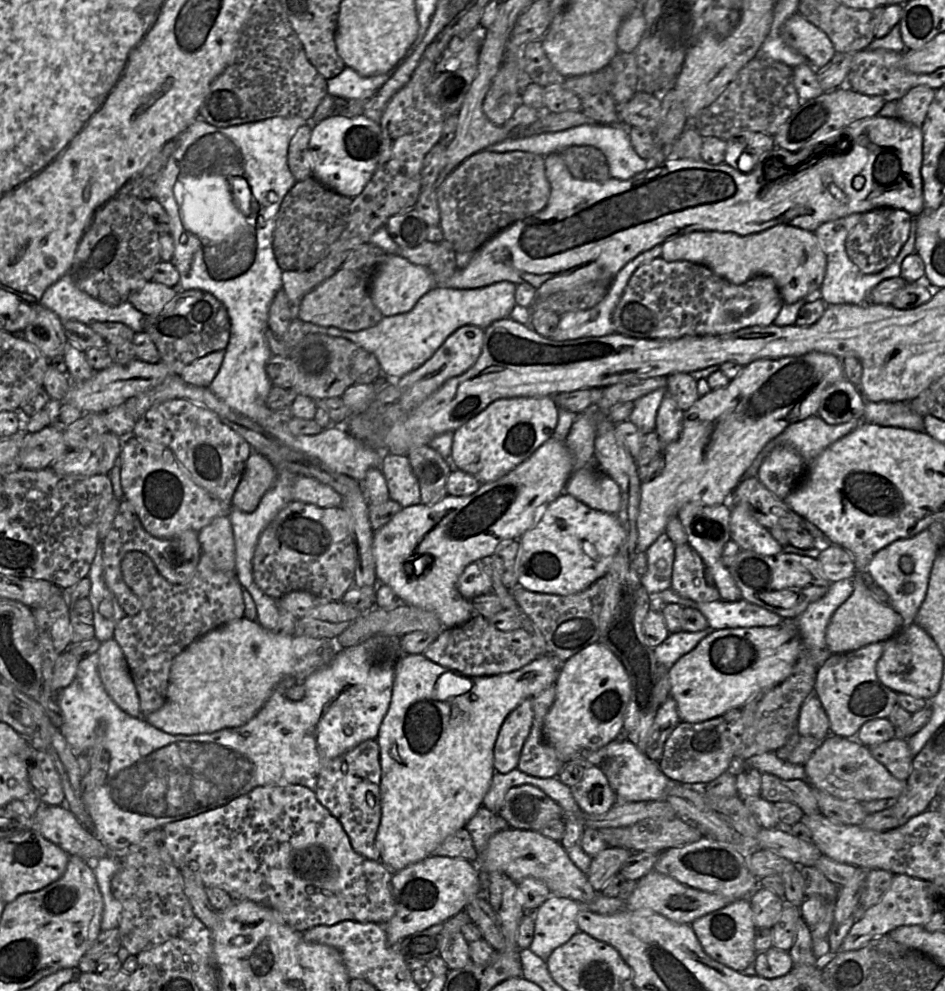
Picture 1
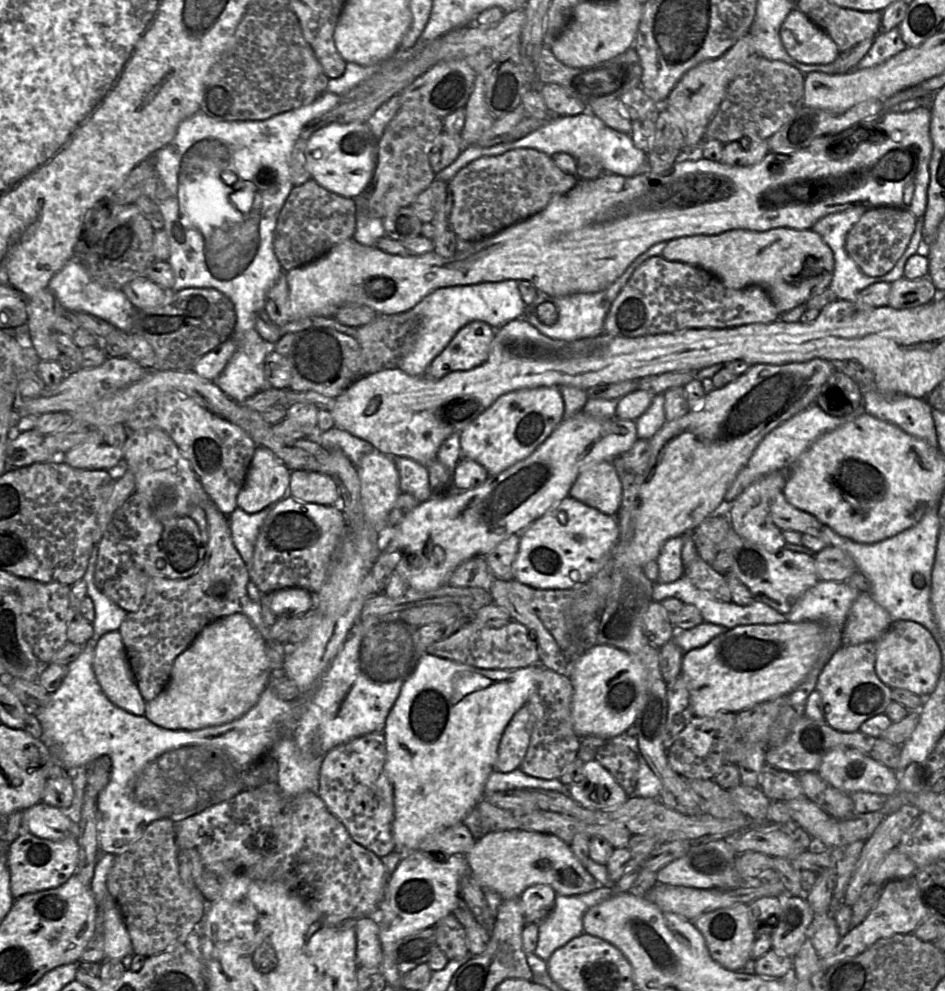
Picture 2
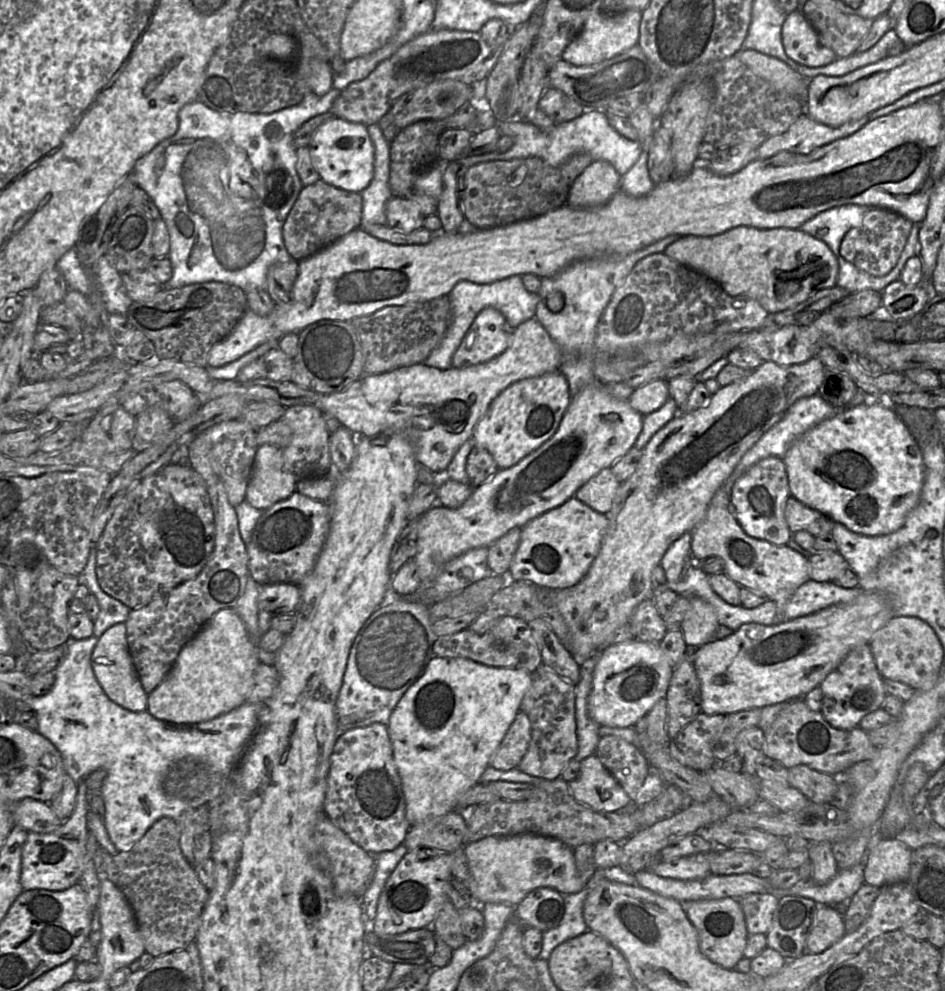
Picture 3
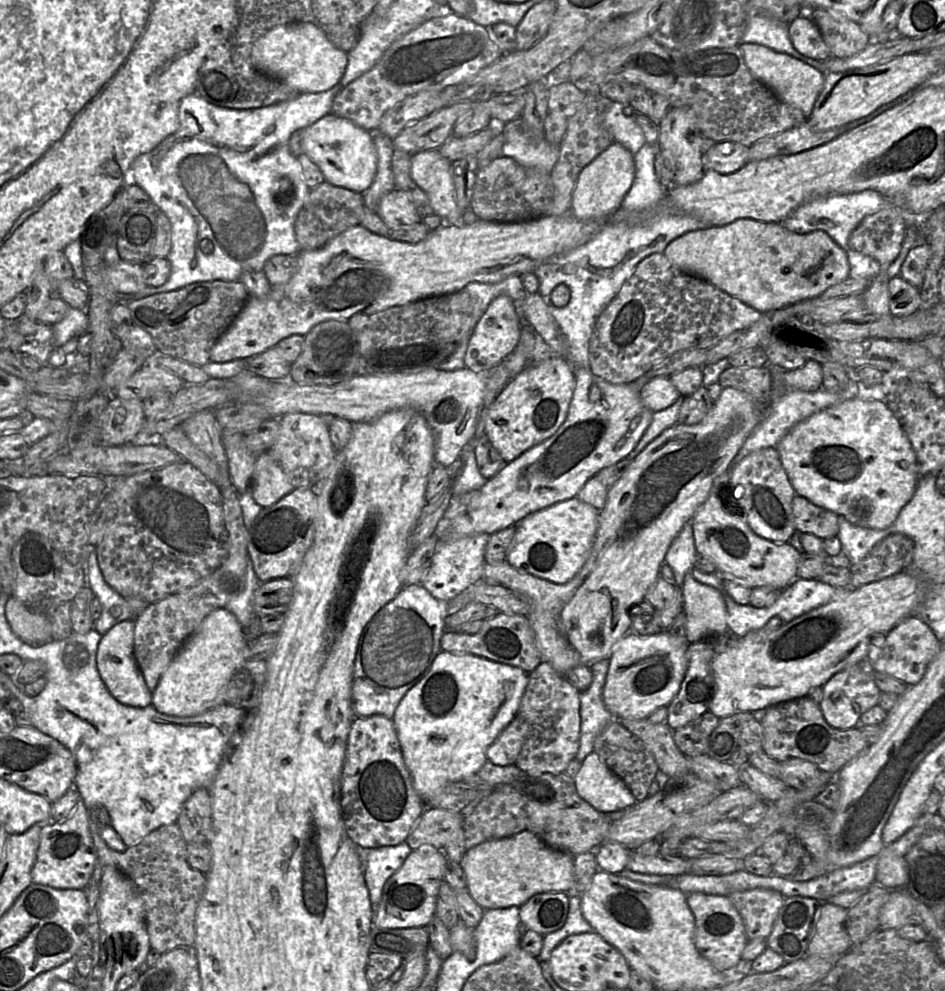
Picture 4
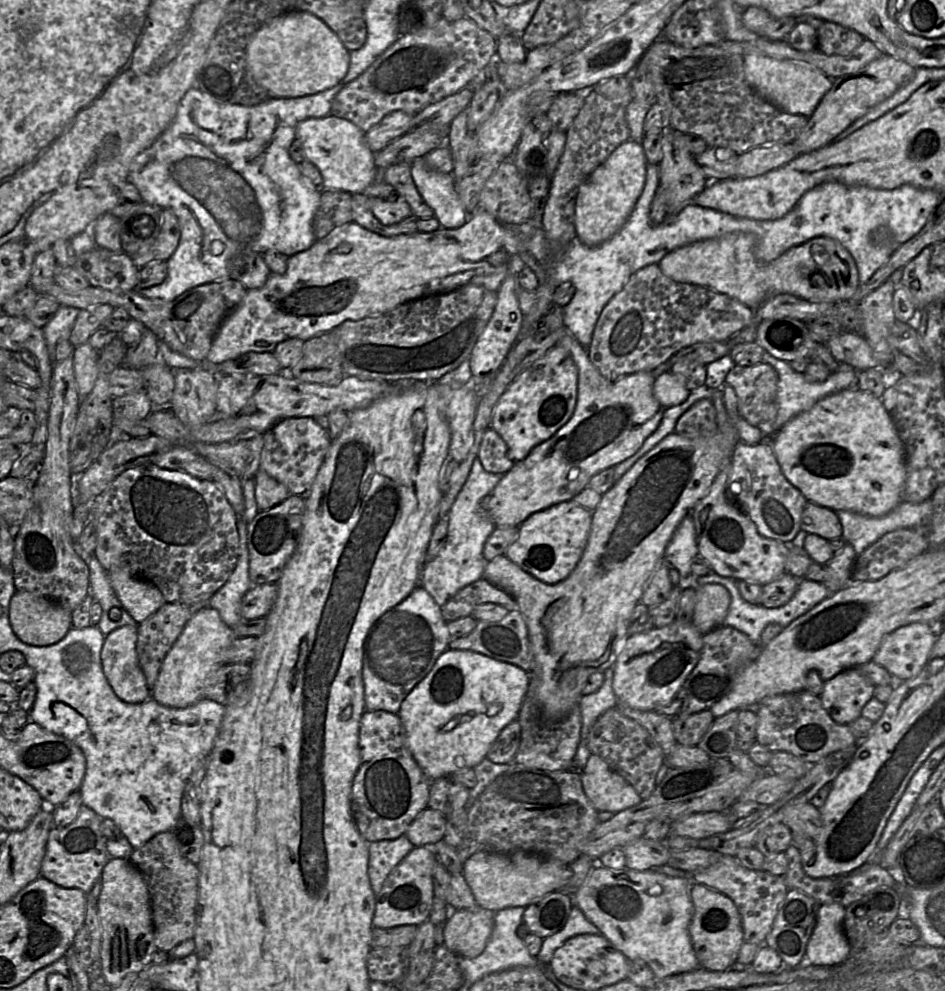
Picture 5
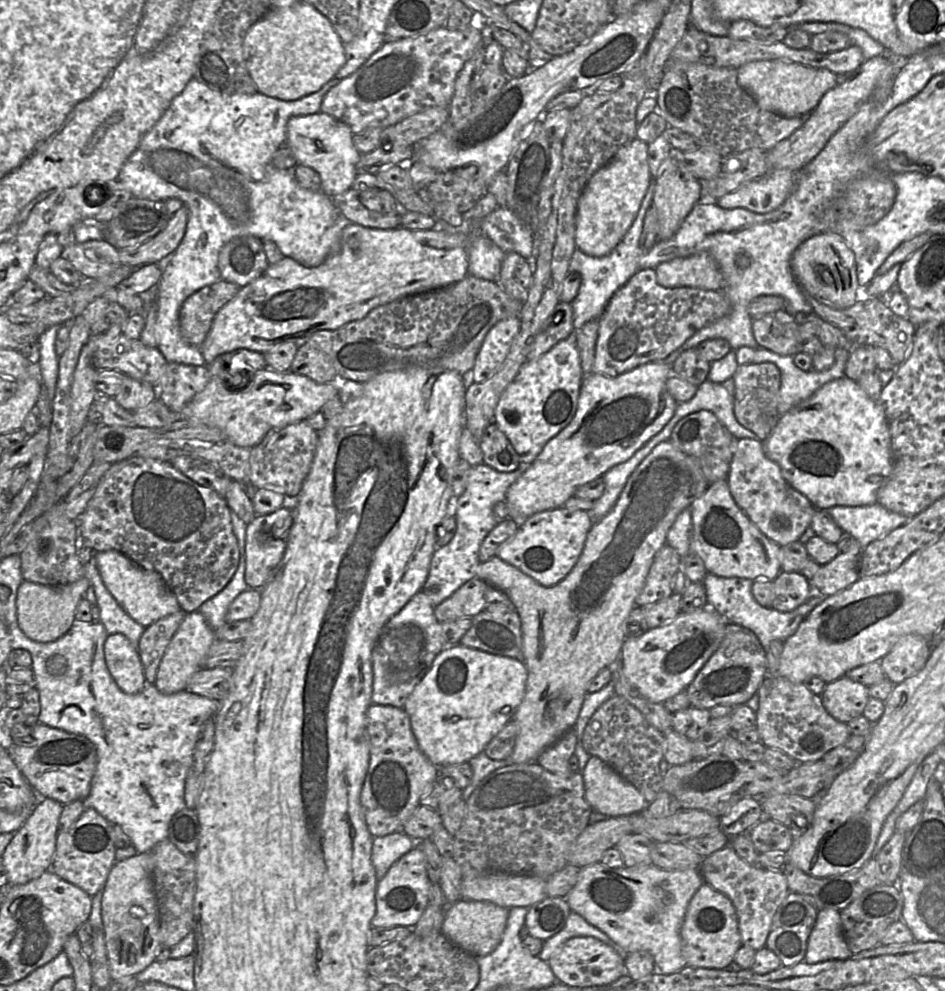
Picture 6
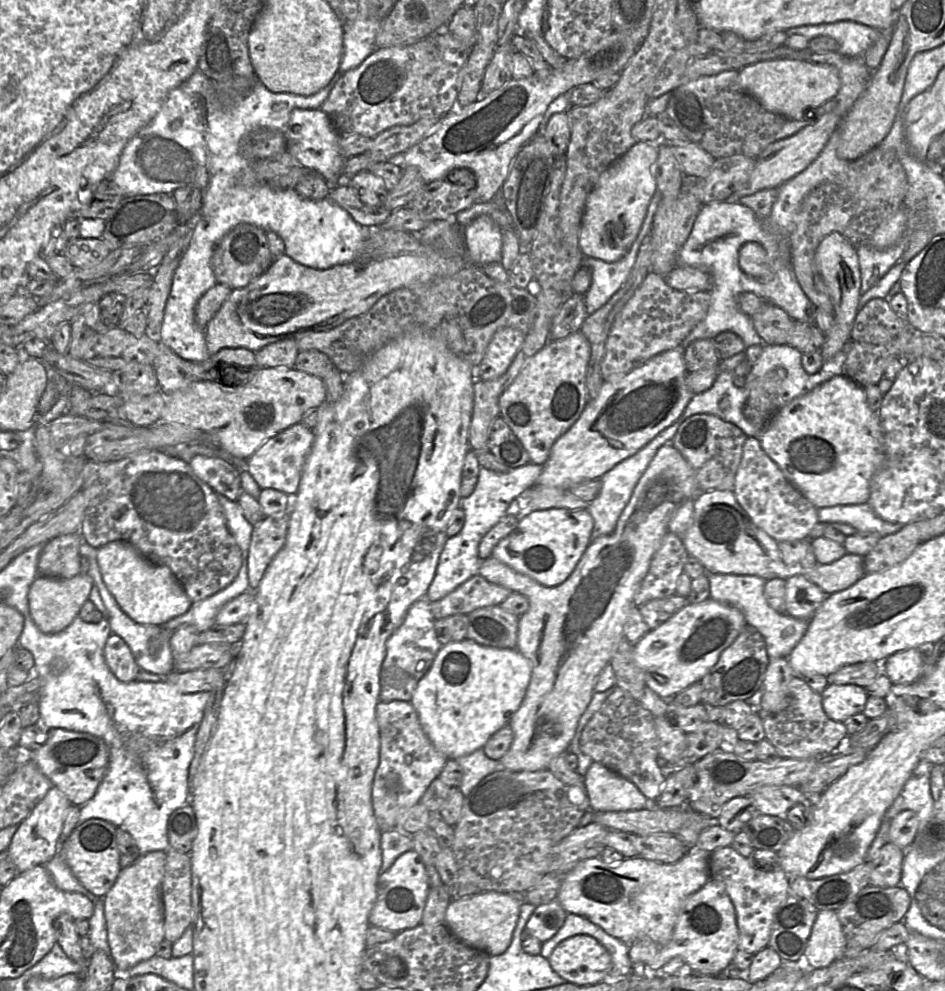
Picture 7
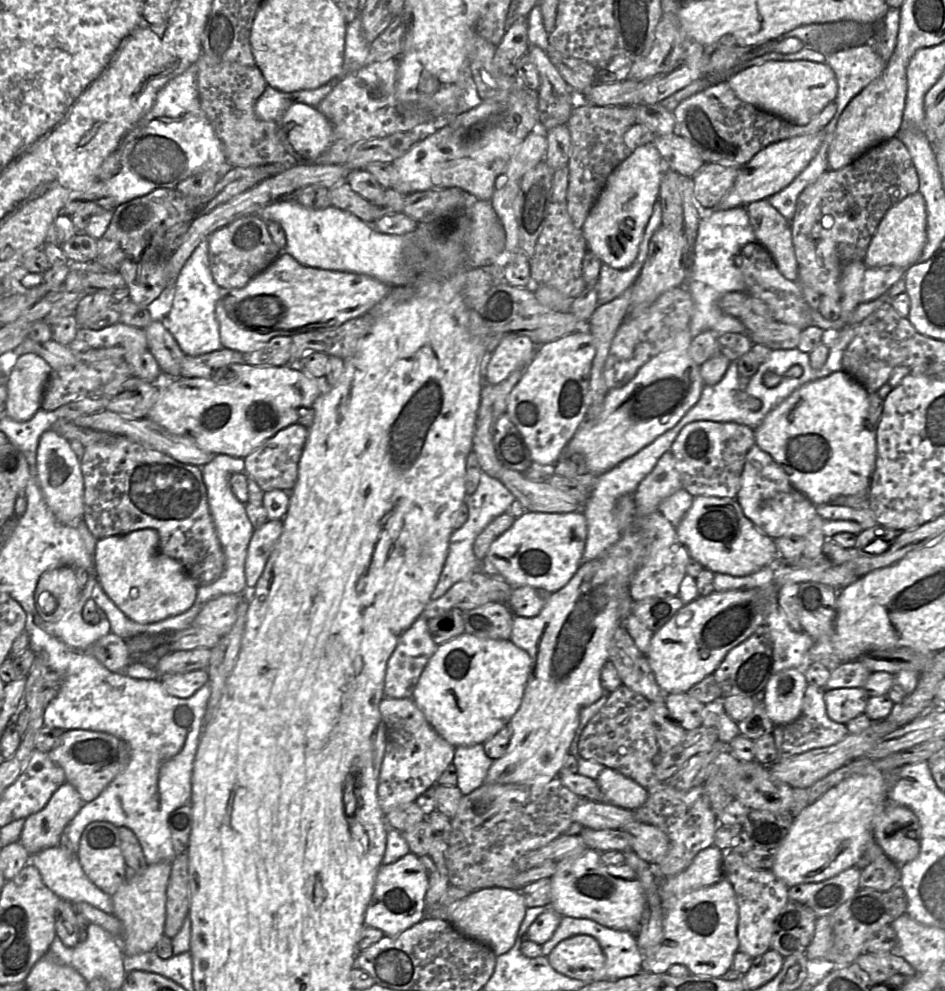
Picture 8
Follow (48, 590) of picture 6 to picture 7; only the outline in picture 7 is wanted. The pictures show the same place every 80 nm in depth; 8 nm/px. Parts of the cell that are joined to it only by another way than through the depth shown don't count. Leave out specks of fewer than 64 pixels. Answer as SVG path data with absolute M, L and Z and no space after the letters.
M77 574L71 578L38 576L28 592L29 611L36 626L45 634L58 633L67 628L88 600L93 582L88 574Z

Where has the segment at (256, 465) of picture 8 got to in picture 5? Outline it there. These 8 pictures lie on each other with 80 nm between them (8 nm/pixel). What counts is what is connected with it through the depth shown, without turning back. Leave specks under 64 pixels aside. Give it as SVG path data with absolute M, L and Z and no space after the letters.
M312 417L279 420L264 433L259 469L283 483L290 494L306 495L328 452L332 438Z

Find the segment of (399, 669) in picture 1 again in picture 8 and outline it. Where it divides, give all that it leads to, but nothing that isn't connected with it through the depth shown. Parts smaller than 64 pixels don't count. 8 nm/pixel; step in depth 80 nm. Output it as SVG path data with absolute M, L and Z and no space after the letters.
M463 633L441 645L439 645L427 663L425 669L423 670L417 686L412 695L412 700L418 706L418 708L423 712L427 721L432 726L432 728L448 743L454 747L459 746L473 746L476 744L484 744L487 740L492 738L505 726L509 726L509 722L514 716L514 714L519 709L525 687L528 681L529 673L531 667L531 658L529 654L517 647L511 640L496 640L496 639L485 639L479 638L474 635Z

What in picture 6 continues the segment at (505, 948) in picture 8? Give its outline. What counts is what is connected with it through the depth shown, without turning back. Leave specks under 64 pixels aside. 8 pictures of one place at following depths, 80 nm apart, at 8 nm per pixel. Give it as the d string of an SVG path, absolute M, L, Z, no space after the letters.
M460 900L448 905L441 933L468 954L474 957L486 956L500 944L508 914L509 909L491 902Z

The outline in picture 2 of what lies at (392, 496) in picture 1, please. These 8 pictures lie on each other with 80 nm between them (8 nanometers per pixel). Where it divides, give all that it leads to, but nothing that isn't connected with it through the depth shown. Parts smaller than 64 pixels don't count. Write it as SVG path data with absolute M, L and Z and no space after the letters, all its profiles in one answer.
M391 457L393 457L399 474L401 493L410 494L419 502L424 502L431 498L431 489L426 467L407 457Z

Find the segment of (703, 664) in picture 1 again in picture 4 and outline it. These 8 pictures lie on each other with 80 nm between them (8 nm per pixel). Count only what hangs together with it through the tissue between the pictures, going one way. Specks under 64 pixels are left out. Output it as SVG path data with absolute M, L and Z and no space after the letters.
M900 571L880 581L872 582L861 587L851 589L846 595L842 595L836 600L819 606L810 612L793 619L777 630L767 630L766 628L761 628L759 630L749 631L742 637L732 638L729 641L729 645L725 649L719 651L711 662L711 668L716 683L716 692L710 702L708 711L721 719L739 712L753 712L760 709L767 709L781 702L808 696L813 688L824 686L828 680L836 673L867 658L871 639L879 634L888 632L901 620L910 616L915 616L914 613L917 610L919 601L920 583L918 579L907 571Z

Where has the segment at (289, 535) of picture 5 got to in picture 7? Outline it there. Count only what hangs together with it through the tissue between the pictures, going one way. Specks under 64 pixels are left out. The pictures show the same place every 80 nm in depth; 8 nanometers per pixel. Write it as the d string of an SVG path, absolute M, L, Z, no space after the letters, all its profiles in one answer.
M289 513L265 516L254 526L248 551L249 590L256 590L270 562L286 541Z

